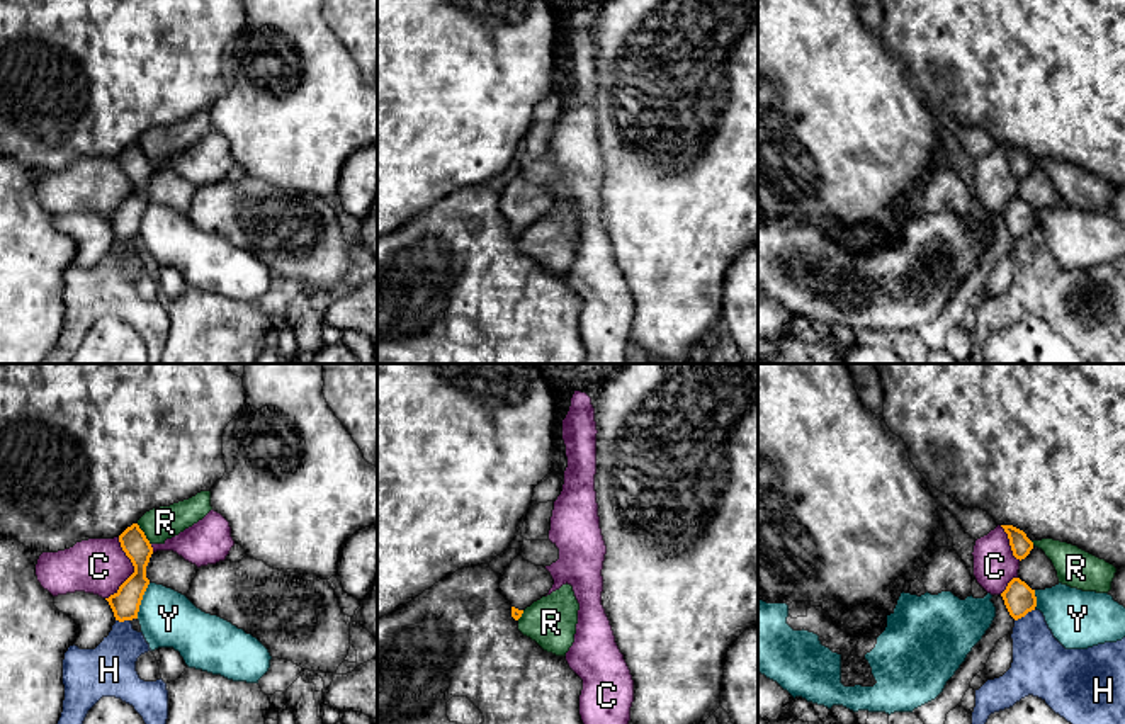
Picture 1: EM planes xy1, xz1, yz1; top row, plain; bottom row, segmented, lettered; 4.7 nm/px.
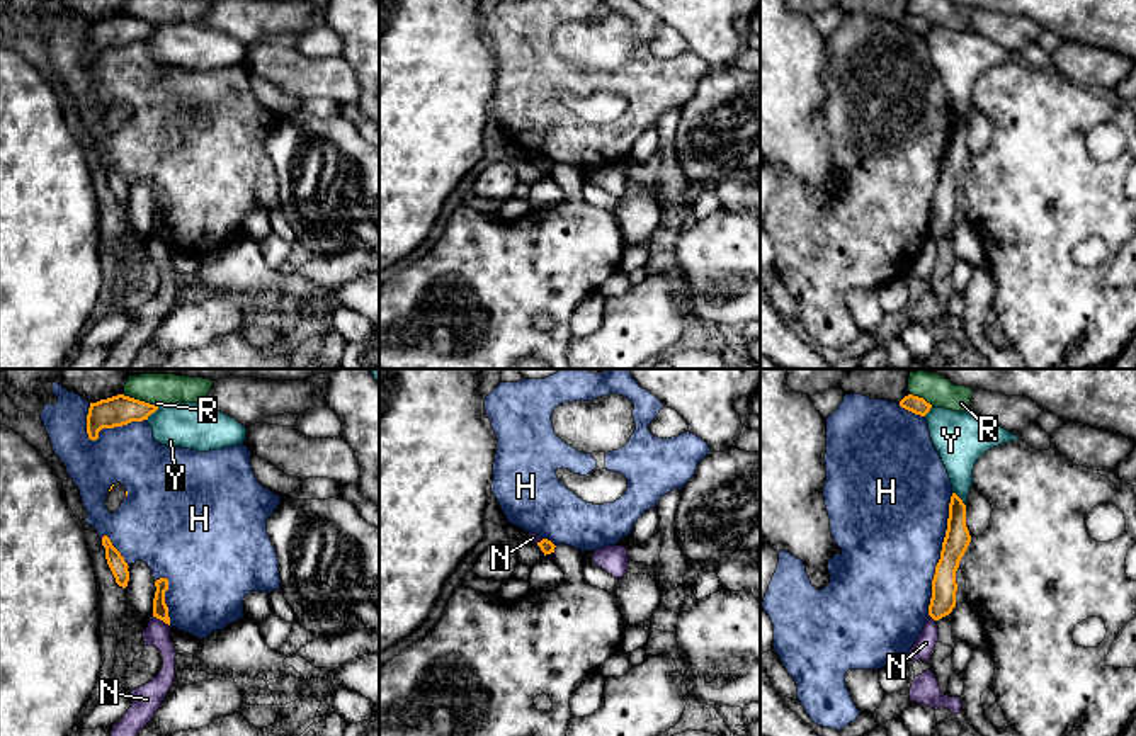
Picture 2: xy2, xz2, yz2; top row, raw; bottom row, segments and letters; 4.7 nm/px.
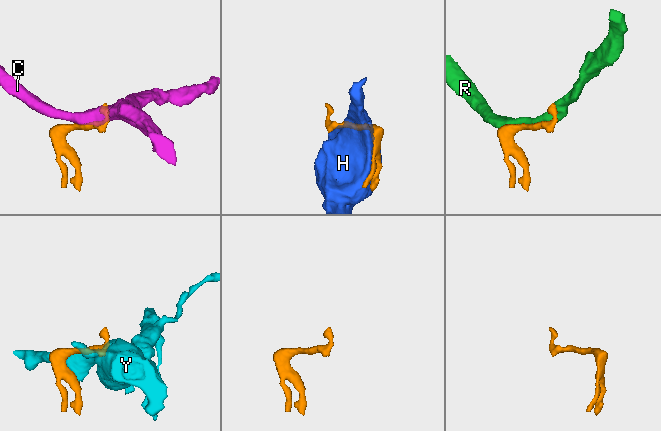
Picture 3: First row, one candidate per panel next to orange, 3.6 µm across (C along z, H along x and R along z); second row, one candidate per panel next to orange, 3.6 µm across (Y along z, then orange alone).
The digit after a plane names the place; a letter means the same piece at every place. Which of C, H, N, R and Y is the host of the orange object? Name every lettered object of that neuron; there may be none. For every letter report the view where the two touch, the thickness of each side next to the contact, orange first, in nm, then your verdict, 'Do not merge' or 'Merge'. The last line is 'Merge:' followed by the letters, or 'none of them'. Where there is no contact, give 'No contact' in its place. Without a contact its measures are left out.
C: Touches orange in xy1. Thickness 140 nm (orange) against 260 nm. Do not merge
H: Touches orange in yz2. Thickness 120 nm (orange) against 480 nm. Do not merge
N: Touches orange in xy2. Thickness 80 nm (orange) against 120 nm. Do not merge
R: Touches orange in xy2. Thickness 150 nm (orange) against 120 nm. Do not merge
Y: Touches orange in xy1. Thickness 140 nm (orange) against 280 nm. Do not merge
Merge: none of them

